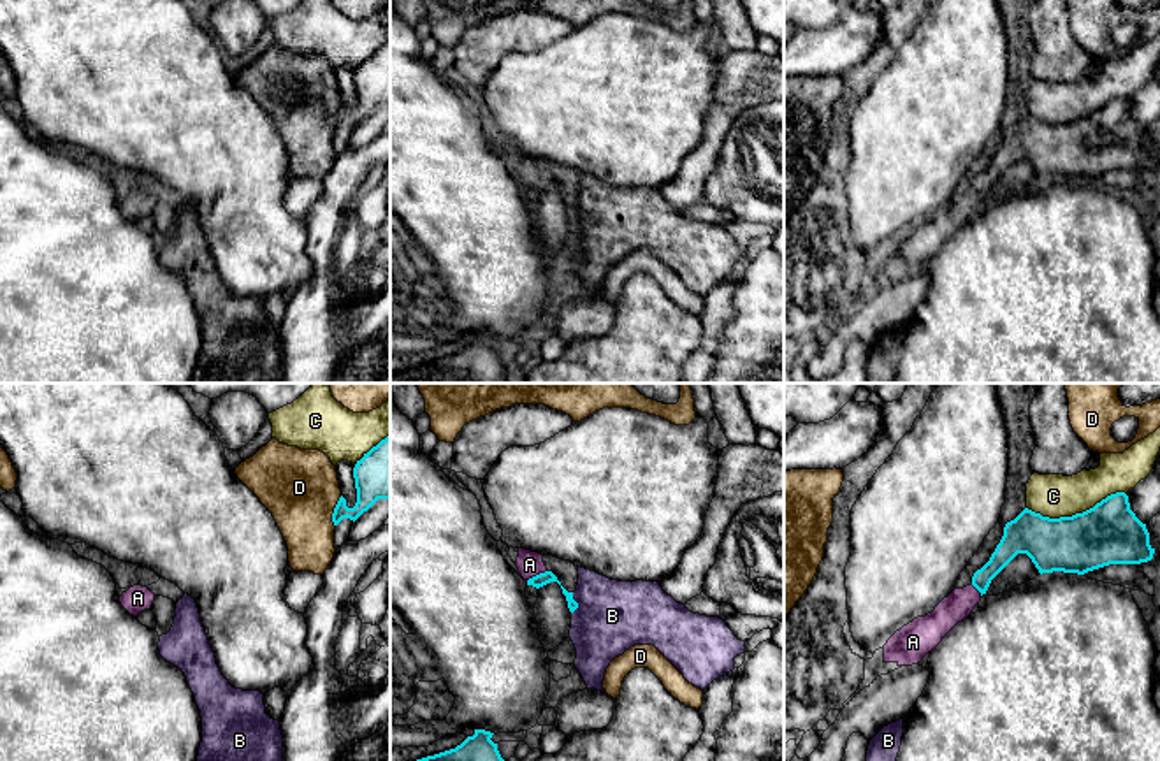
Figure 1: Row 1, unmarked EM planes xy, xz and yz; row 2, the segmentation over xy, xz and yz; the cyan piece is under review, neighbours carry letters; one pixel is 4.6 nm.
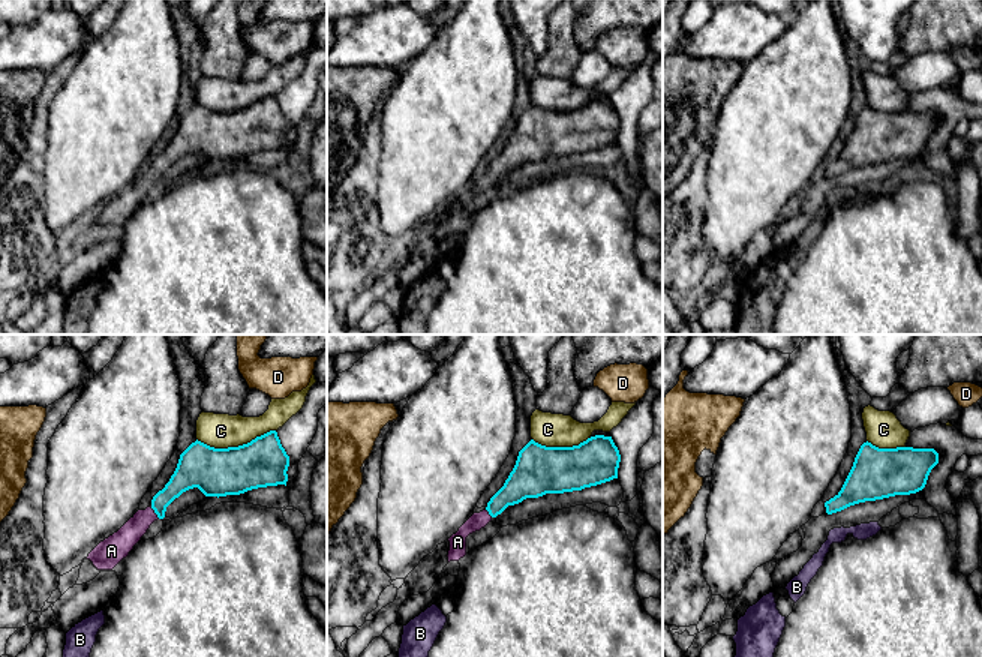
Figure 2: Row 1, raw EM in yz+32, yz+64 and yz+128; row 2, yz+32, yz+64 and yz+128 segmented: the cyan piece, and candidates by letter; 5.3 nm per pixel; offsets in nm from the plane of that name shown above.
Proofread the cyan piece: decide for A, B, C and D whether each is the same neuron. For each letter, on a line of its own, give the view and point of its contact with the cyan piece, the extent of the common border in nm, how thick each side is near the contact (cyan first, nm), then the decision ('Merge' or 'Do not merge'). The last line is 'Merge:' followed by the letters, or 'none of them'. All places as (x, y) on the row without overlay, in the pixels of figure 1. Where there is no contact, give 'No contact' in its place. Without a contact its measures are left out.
A: Touches cyan at xz (536, 181). Shared border 110 nm. Thickness 60 nm (cyan) against 120 nm. Merge
B: Touches cyan at xz (577, 210). Shared border 100 nm. Thickness 60 nm (cyan) against 320 nm. Do not merge
C: Touches cyan at yz (1076, 120). Shared border 460 nm. Thickness 280 nm (cyan) against 200 nm. Do not merge
D: Touches cyan at xy (334, 118). Shared border 150 nm. Thickness 200 nm (cyan) against 360 nm. Do not merge
Merge: A

